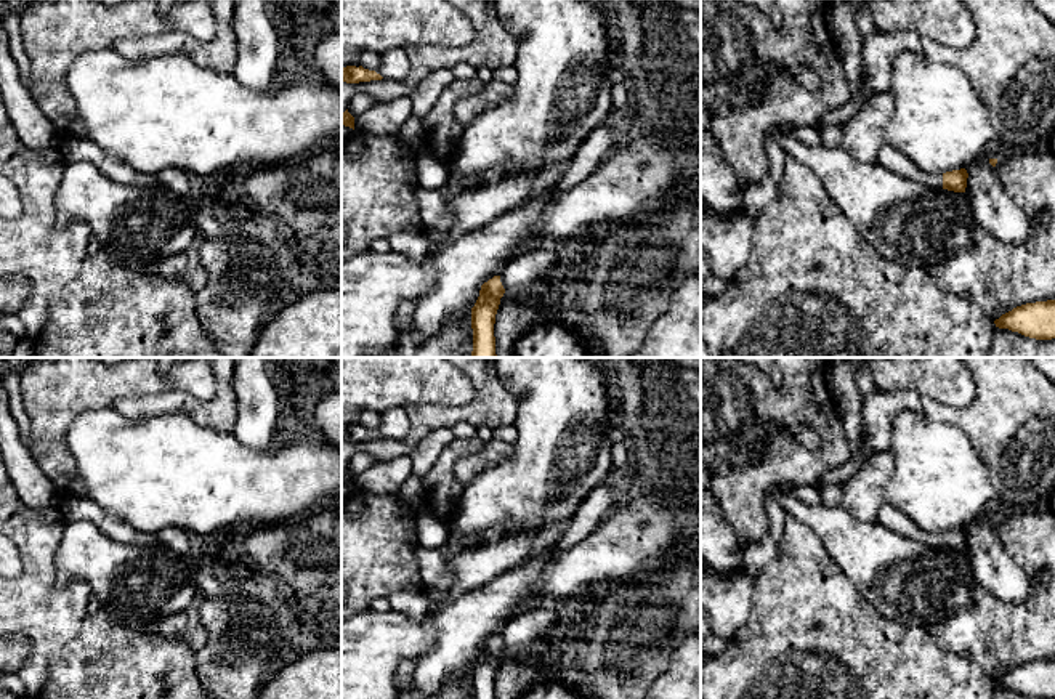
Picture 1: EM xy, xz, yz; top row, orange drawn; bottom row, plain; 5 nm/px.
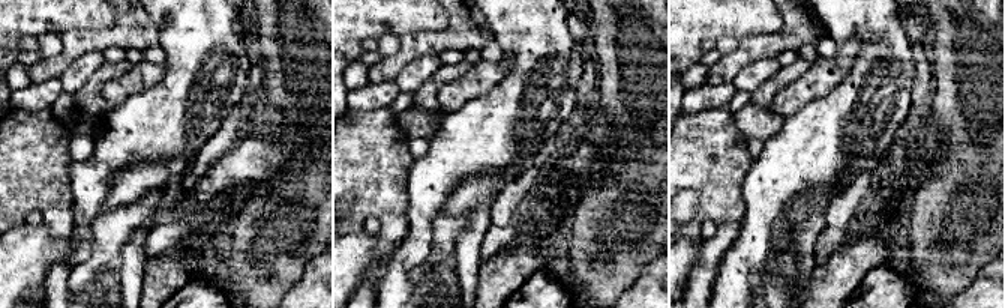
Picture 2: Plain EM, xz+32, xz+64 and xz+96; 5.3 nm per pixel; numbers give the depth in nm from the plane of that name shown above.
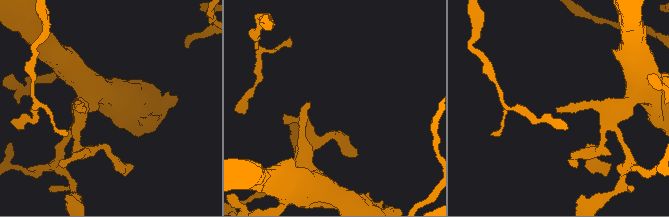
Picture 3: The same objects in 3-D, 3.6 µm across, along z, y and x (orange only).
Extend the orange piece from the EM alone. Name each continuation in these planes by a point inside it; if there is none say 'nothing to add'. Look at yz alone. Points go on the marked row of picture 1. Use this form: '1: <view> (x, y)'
1: yz (890, 157)

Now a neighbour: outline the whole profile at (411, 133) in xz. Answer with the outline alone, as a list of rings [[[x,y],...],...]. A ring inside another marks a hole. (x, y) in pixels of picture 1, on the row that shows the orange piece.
[[[412,115],[398,131],[399,139],[410,149],[422,151],[426,149],[426,136],[423,131],[422,119]]]

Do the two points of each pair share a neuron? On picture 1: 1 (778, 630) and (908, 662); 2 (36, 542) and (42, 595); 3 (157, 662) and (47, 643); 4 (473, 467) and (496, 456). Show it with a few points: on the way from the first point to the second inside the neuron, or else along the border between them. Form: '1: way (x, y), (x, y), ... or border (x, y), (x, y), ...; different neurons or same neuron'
1: way (810, 642), (834, 650), (848, 662), (876, 662); same neuron
2: way (37, 555), (37, 582); same neuron
3: border (85, 616), (80, 632), (52, 656), (47, 680); different neurons
4: way (478, 462), (491, 456); same neuron

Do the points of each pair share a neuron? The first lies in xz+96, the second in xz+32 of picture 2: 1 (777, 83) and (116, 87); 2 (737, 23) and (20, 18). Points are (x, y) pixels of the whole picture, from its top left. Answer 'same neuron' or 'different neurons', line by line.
1: different neurons
2: same neuron

